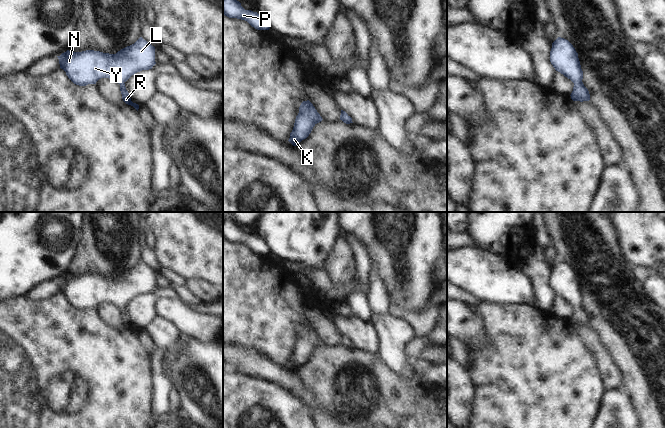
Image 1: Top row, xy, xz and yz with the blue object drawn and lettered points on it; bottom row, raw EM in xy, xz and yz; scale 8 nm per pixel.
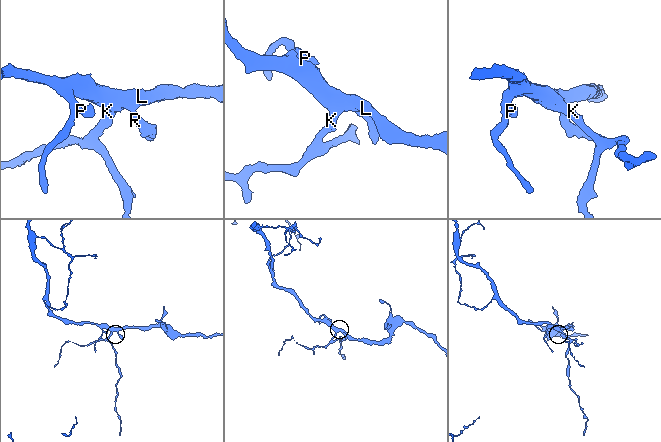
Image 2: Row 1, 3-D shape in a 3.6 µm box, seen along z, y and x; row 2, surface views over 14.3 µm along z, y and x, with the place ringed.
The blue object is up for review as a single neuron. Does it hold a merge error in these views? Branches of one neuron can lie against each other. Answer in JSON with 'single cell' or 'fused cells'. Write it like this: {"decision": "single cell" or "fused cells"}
{"decision": "single cell"}

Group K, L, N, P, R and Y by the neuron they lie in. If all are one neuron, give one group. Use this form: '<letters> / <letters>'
K L N P R Y

